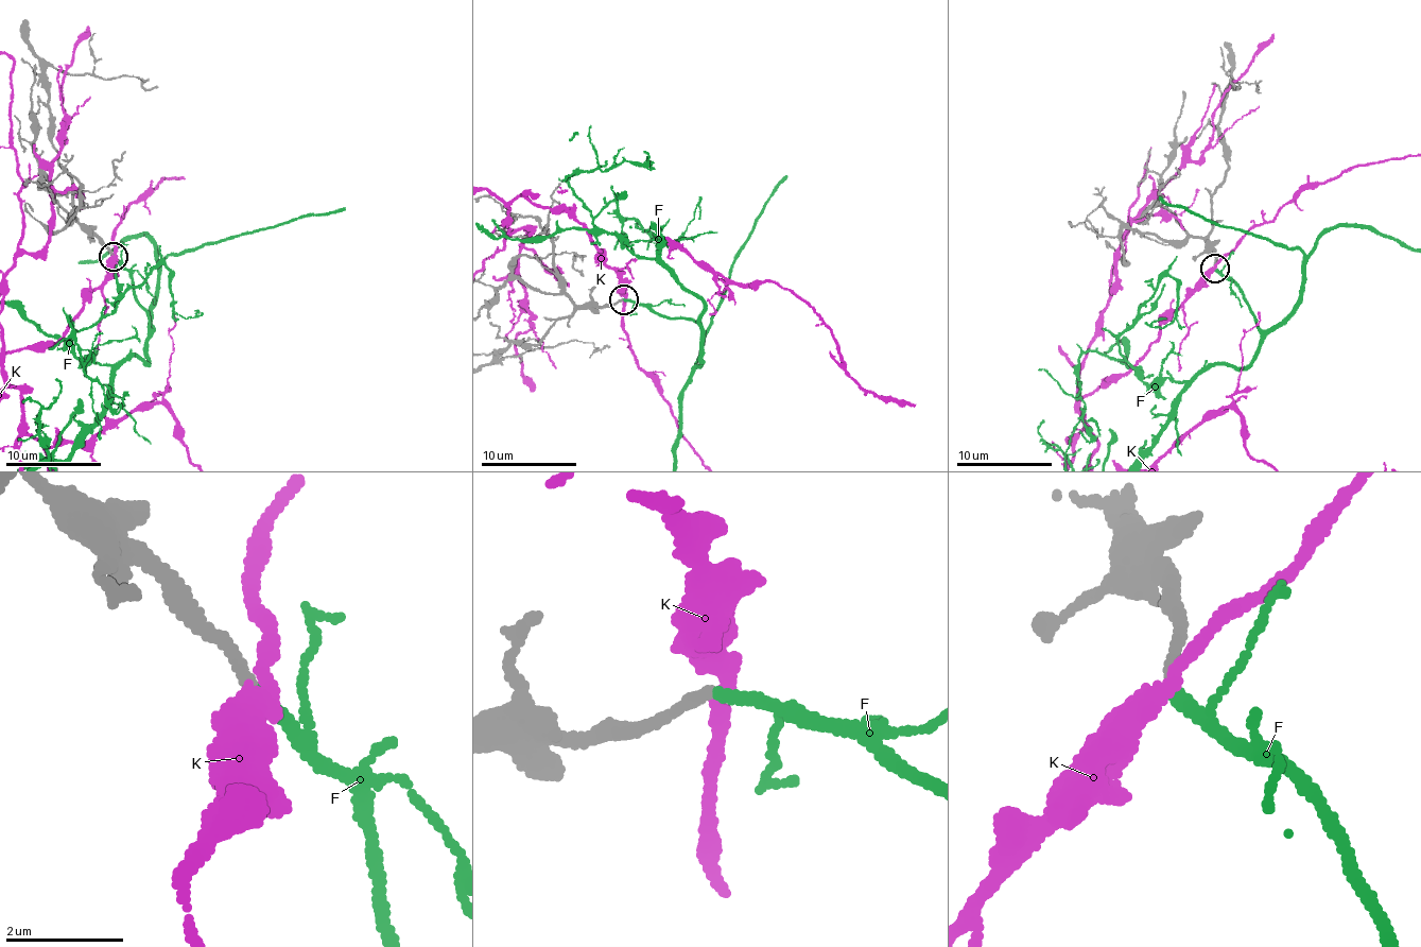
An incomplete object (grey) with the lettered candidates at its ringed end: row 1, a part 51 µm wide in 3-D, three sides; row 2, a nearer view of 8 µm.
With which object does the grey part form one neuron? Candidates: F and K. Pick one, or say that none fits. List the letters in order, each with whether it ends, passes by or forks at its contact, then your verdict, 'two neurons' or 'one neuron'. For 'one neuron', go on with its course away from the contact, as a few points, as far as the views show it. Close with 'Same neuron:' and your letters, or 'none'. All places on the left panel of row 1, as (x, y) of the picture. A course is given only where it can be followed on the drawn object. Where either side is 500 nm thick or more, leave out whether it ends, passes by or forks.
F: it ends | one neuron
K: it passes by | two neurons
Same neuron: F

